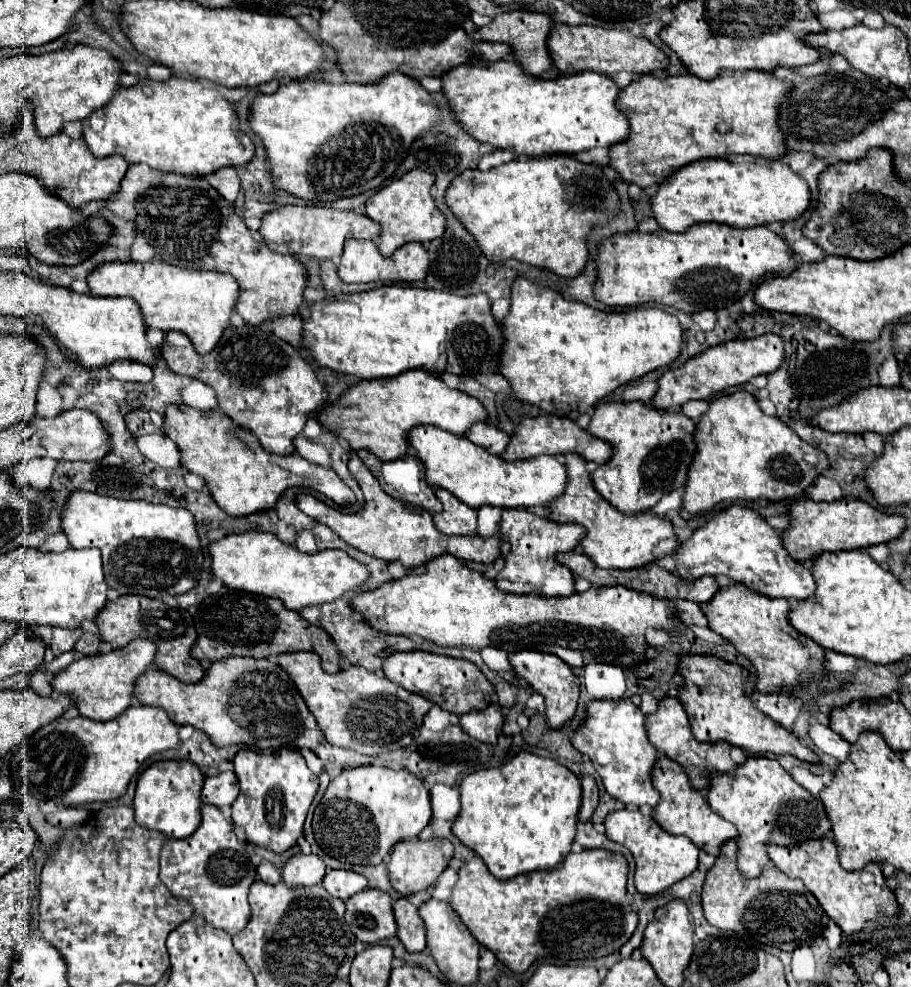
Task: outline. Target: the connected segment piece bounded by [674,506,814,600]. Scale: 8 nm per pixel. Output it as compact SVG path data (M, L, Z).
M728 506L714 514L708 522L696 528L688 540L678 544L674 560L676 574L682 580L696 580L706 574L726 574L734 582L746 584L750 590L770 598L806 600L814 594L814 578L810 570L784 552L780 532L770 528L758 512L744 506Z

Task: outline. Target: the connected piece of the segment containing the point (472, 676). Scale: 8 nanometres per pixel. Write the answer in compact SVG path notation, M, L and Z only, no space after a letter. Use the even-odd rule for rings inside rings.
M394 652L382 664L384 676L402 688L424 696L426 700L438 704L446 712L466 714L470 710L482 710L488 706L488 694L494 692L492 684L484 678L484 674L468 660L438 656L430 652Z

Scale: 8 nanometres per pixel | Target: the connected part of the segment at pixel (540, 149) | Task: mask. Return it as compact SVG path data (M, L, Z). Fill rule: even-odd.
M512 60L498 62L476 62L456 66L450 72L440 76L442 94L456 116L460 128L470 134L474 140L482 144L492 144L500 150L510 150L516 156L552 156L552 154L568 154L582 152L596 146L612 146L626 138L630 130L626 116L616 110L616 84L596 72L582 72L574 76L558 76L552 80L538 80L522 72L522 68Z

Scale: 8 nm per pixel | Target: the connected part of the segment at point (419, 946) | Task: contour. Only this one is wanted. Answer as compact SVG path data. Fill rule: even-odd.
M406 898L394 902L394 918L398 926L398 938L408 952L422 952L426 948L426 928L418 916L418 908L412 906Z

